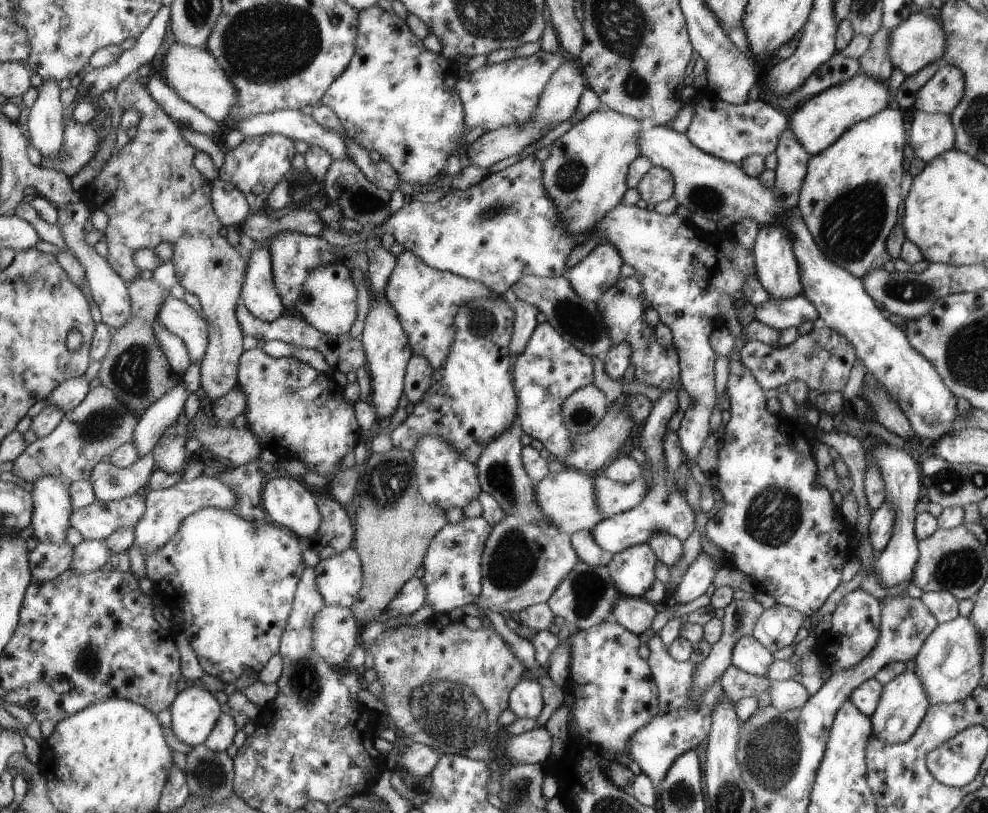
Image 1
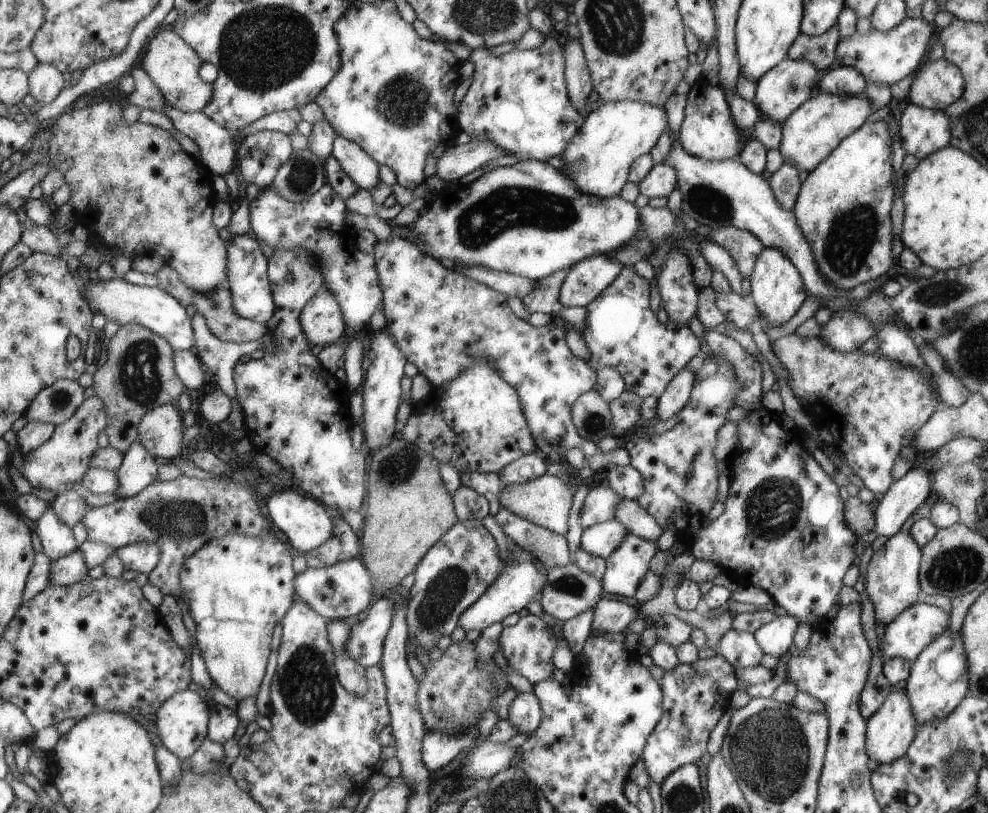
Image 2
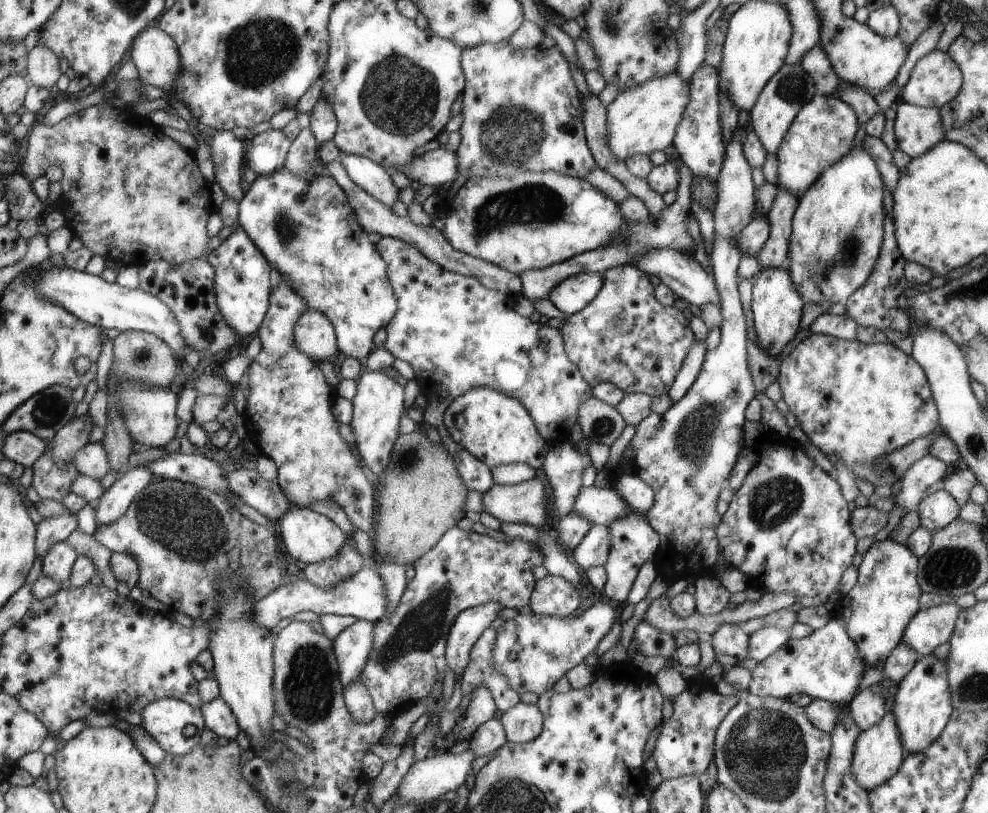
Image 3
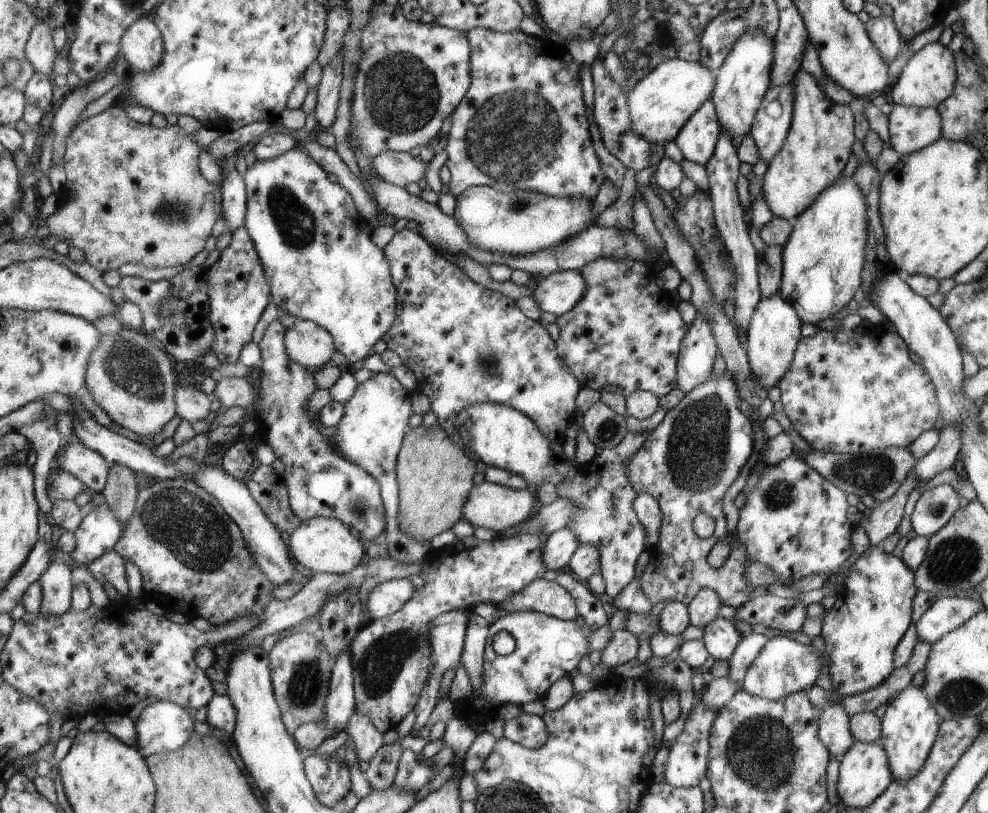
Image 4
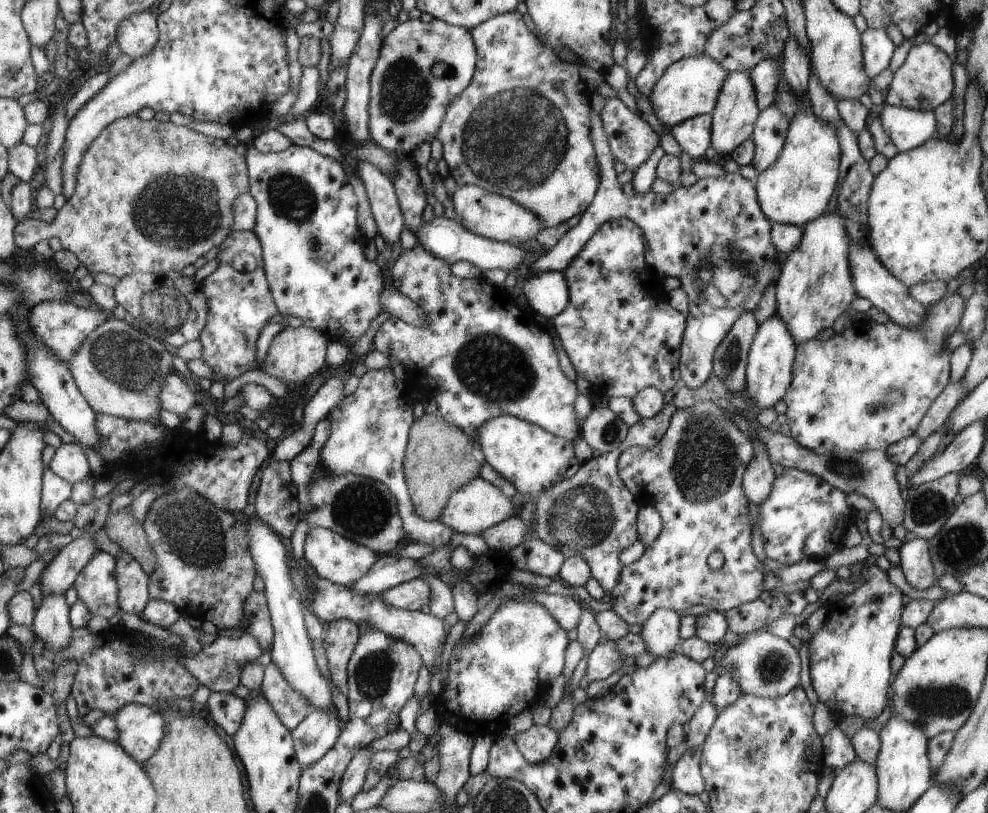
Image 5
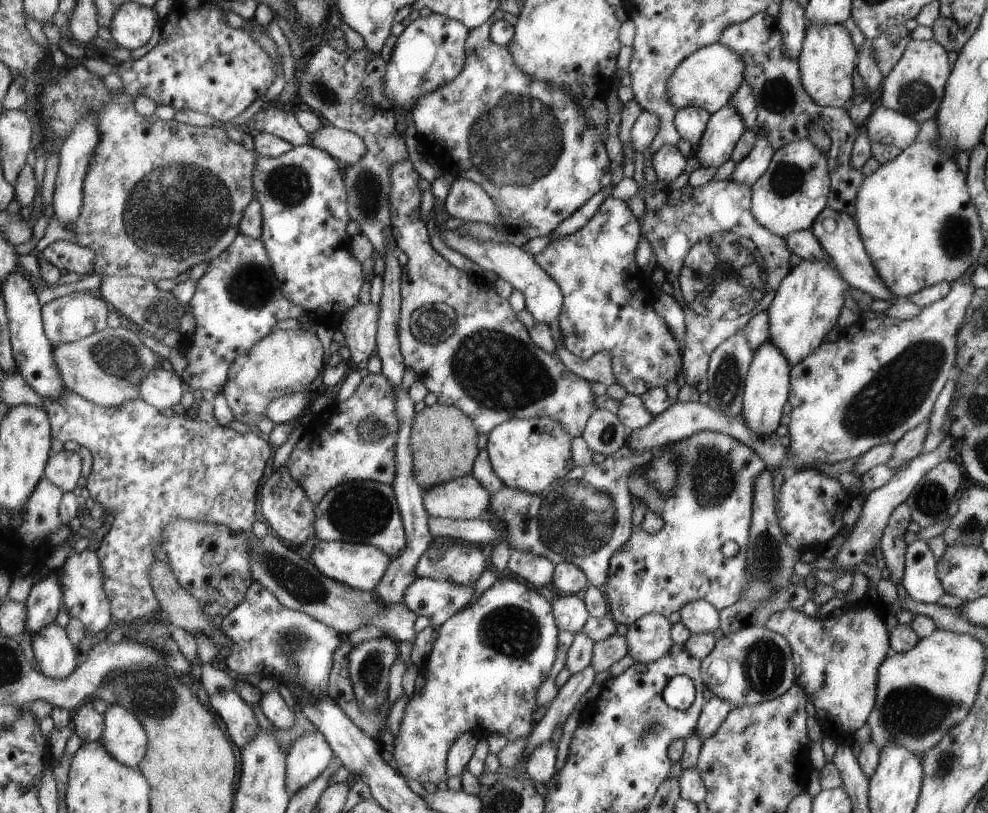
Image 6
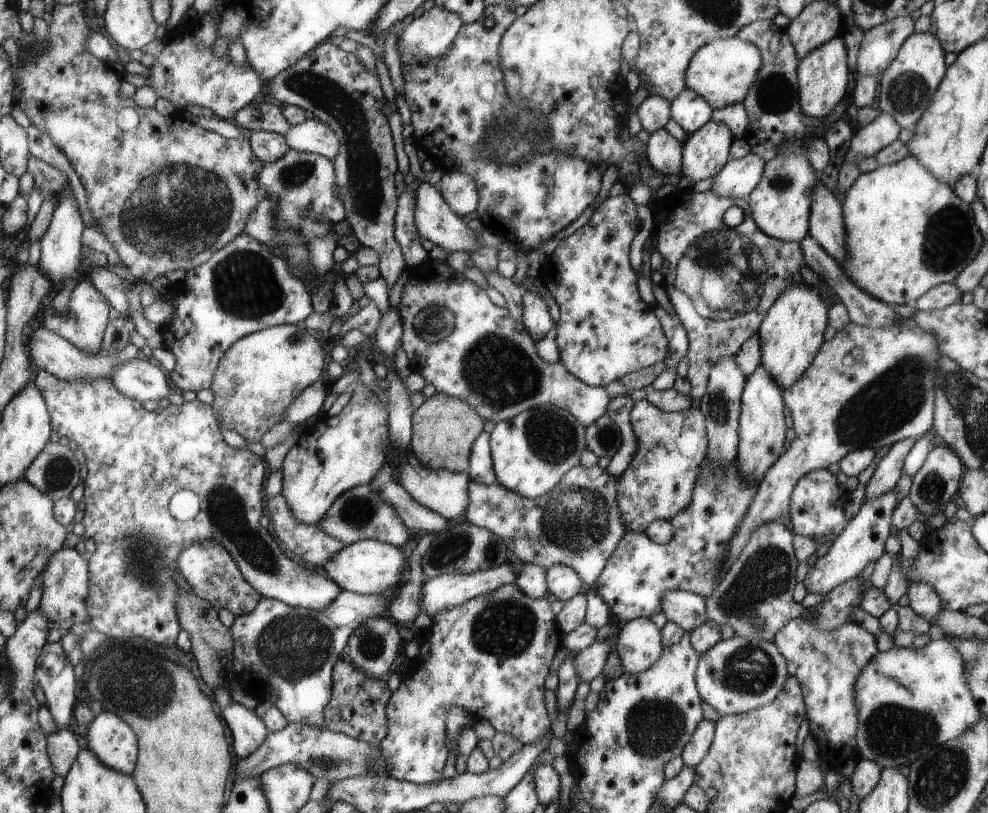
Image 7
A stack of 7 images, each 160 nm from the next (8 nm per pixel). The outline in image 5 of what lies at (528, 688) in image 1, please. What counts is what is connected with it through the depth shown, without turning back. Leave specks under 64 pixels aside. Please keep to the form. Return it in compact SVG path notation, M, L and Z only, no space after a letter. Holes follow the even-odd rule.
M532 724L527 730L515 734L512 740L525 760L529 764L535 764L535 762L543 762L549 758L549 754L556 747L557 735L548 726Z

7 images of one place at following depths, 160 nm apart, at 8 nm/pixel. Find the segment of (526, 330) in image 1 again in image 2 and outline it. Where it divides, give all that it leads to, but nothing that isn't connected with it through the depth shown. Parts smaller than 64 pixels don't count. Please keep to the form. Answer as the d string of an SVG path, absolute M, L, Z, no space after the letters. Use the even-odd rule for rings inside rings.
M571 267L561 268L561 270L553 272L552 275L537 280L537 288L533 288L528 295L520 298L529 315L533 312L552 313L552 308L558 301L559 288L569 270Z

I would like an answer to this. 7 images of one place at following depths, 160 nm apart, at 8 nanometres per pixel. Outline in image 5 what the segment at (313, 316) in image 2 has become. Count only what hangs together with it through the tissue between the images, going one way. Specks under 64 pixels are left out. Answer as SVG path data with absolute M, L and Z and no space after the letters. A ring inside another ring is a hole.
M286 327L272 340L262 370L289 387L294 382L306 382L327 368L328 346L332 339L327 333L311 327Z

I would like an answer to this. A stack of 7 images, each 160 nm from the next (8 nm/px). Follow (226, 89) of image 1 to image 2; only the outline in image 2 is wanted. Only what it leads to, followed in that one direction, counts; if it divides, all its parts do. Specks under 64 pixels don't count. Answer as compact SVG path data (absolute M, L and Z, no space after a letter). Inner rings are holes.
M166 29L152 36L146 55L142 60L143 68L150 73L153 82L166 96L166 100L183 112L199 112L205 110L205 107L213 102L215 81L203 82L201 80L199 70L203 63L205 60L201 60L197 50L187 44L179 33Z

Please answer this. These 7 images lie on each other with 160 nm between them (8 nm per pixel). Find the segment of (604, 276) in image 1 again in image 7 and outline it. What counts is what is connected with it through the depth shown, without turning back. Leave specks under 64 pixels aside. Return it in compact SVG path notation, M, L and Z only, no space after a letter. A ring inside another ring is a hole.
M423 182L417 185L413 193L415 198L413 213L414 226L416 232L421 237L430 240L433 245L448 250L449 253L462 250L469 254L471 250L480 246L478 244L478 226L463 223L461 217L457 216L456 213L447 206L437 187ZM525 291L521 300L520 322L526 328L529 336L532 336L532 339L537 342L539 339L551 335L554 330L554 322L549 317L545 302L529 291Z

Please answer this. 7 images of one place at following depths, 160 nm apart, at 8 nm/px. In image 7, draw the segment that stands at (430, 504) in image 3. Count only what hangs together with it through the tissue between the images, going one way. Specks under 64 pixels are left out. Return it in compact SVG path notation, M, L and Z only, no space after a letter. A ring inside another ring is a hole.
M436 392L424 398L416 411L412 412L411 422L412 437L408 446L424 467L467 471L472 444L482 431L484 423L472 405L460 398Z

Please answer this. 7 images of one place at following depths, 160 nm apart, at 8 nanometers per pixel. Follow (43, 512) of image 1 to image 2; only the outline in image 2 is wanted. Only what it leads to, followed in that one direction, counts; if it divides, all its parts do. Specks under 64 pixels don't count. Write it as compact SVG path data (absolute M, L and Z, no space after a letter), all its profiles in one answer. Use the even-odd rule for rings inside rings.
M52 504L46 515L37 523L37 534L41 539L43 552L53 561L69 556L78 550L79 544L71 527L53 510Z

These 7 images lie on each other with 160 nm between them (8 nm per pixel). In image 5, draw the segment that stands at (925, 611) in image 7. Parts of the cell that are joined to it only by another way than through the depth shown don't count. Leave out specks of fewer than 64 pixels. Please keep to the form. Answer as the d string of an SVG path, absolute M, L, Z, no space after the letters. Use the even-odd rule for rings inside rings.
M909 536L902 545L896 547L899 568L909 586L915 590L925 590L937 584L932 561L929 560L927 541Z

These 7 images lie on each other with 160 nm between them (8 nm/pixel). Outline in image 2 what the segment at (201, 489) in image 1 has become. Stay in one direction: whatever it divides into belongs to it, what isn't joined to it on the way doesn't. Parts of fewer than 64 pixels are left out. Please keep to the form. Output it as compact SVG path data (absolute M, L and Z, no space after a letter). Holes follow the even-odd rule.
M139 541L119 547L116 554L123 564L123 570L151 574L161 560L162 548L157 543Z

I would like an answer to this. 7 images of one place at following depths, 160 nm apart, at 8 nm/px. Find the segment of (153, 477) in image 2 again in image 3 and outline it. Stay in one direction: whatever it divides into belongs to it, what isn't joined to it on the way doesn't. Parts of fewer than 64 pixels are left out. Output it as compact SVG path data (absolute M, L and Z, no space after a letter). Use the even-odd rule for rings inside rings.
M144 464L121 474L104 492L95 508L97 528L117 522L129 510L141 490L151 484L153 475Z

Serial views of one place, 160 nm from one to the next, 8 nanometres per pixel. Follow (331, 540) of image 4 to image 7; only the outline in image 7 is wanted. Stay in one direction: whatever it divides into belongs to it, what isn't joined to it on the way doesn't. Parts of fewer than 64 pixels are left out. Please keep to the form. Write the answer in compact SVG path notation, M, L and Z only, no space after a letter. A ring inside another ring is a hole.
M365 539L347 545L339 554L336 554L324 569L329 576L345 591L360 595L380 595L383 591L397 588L402 585L407 576L407 561L399 547L382 543L373 539Z

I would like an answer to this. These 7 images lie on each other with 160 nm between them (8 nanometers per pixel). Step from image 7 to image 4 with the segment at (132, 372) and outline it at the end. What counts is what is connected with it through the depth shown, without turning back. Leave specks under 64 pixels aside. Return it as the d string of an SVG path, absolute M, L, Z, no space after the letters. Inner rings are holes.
M189 385L188 387L176 388L176 402L178 404L178 415L182 419L205 420L205 416L211 410L212 395L202 392L198 386Z

